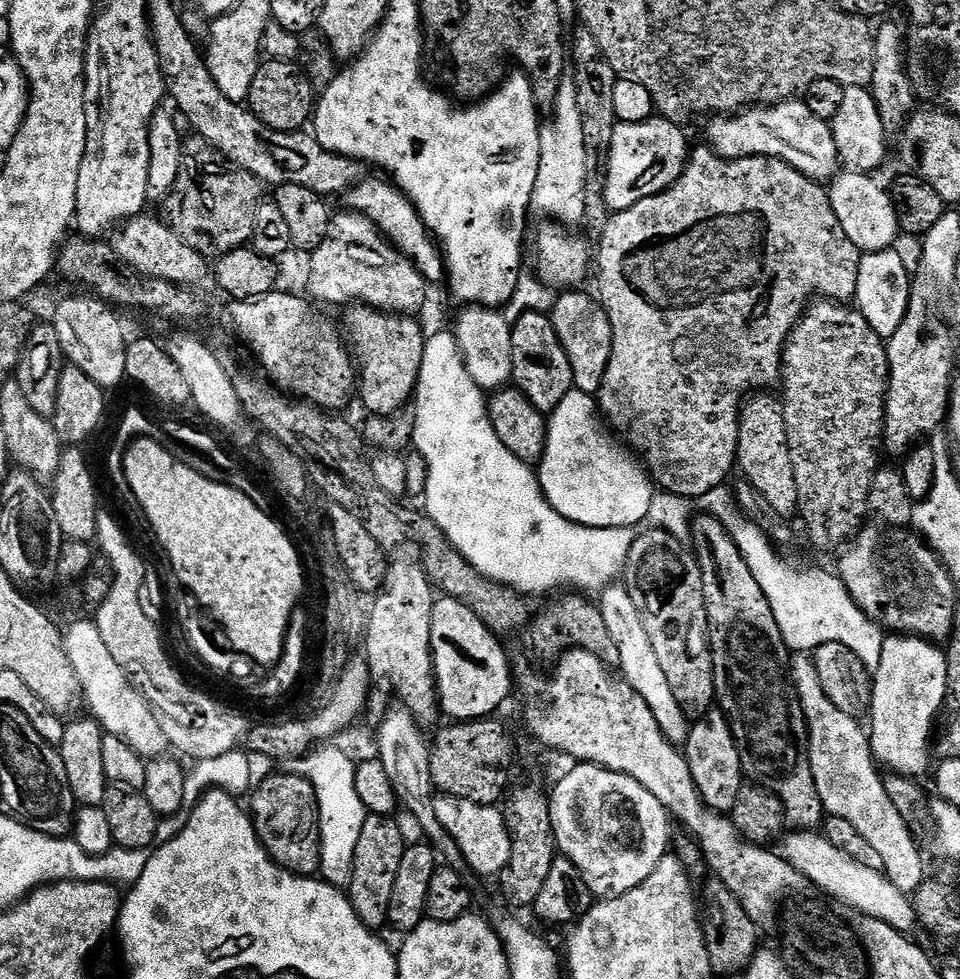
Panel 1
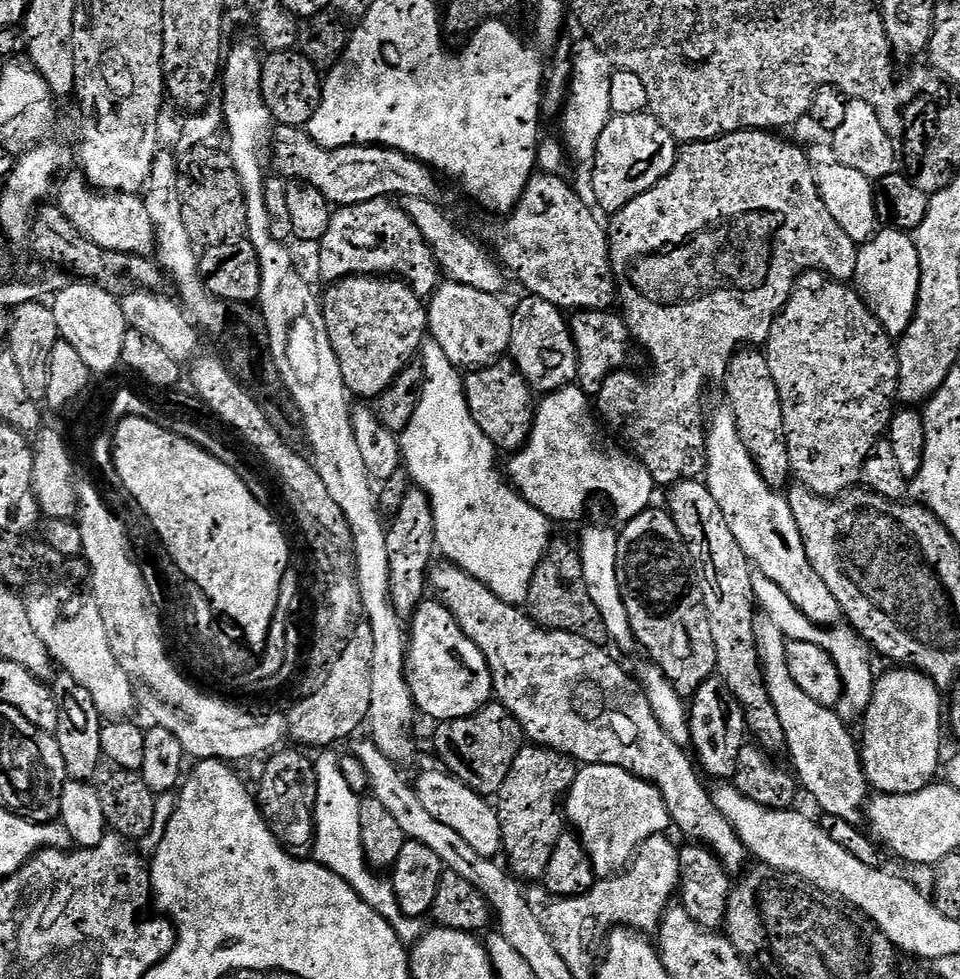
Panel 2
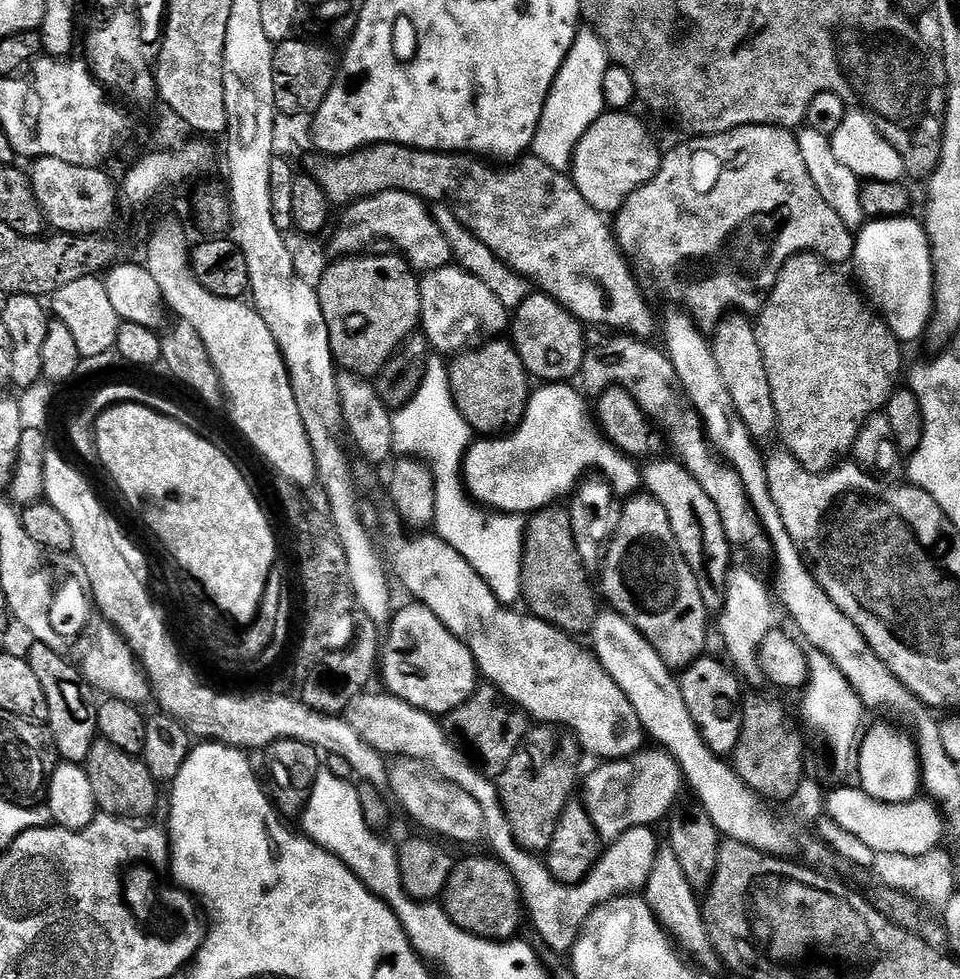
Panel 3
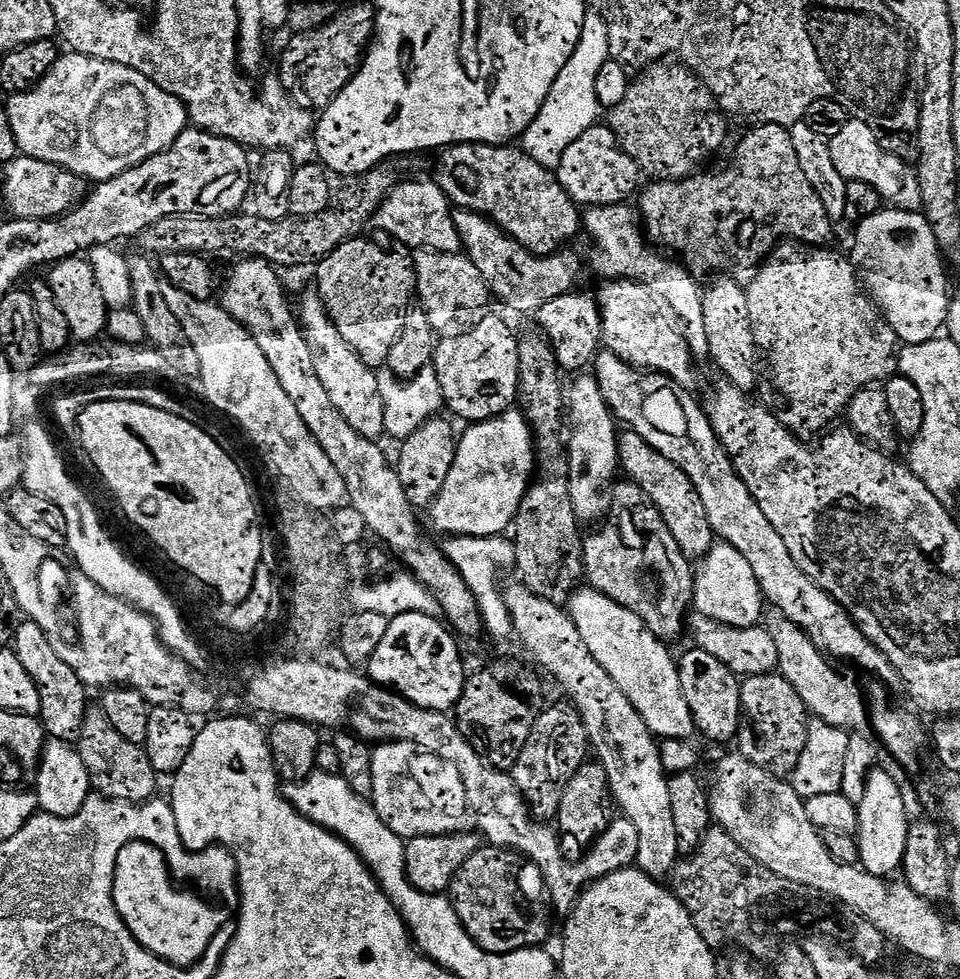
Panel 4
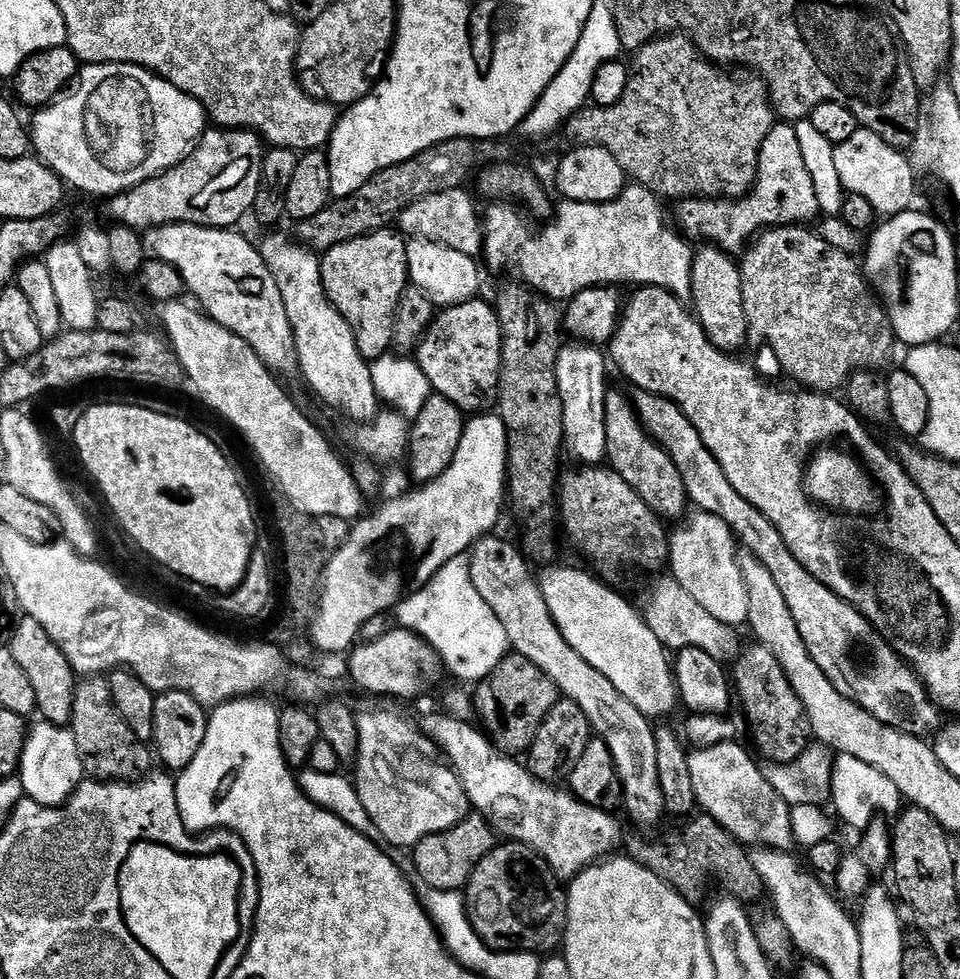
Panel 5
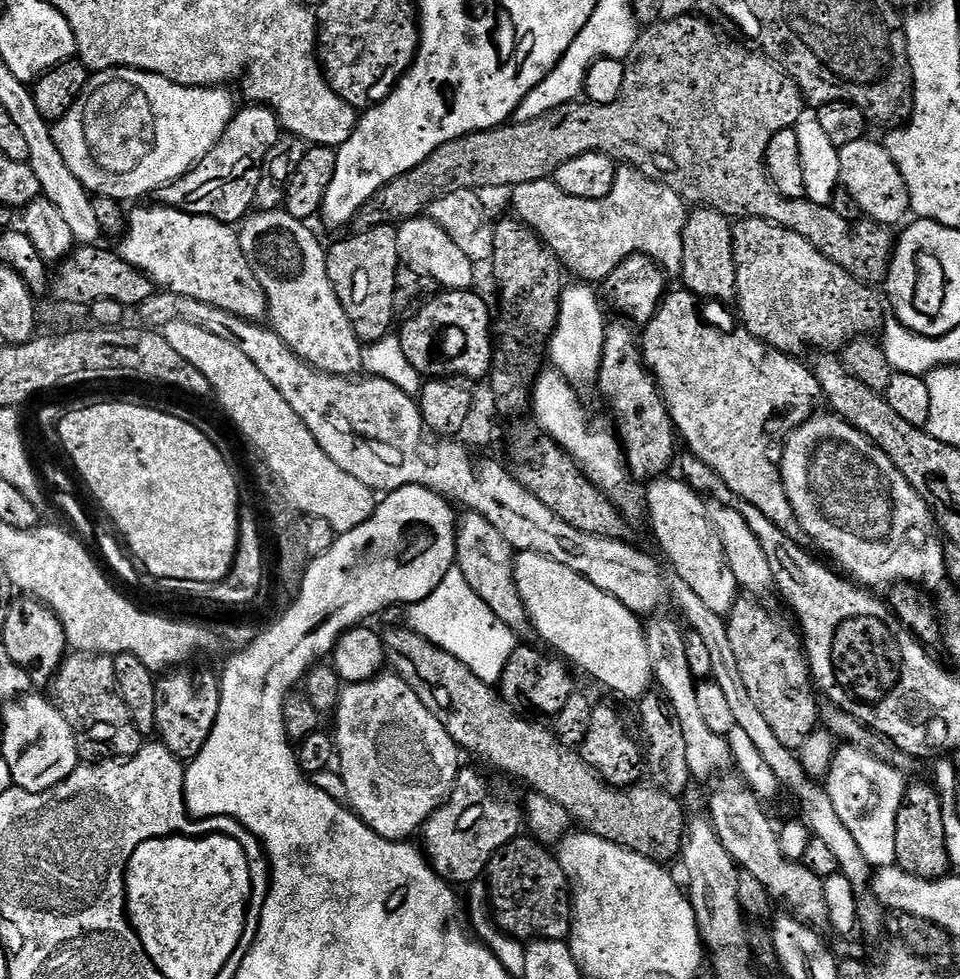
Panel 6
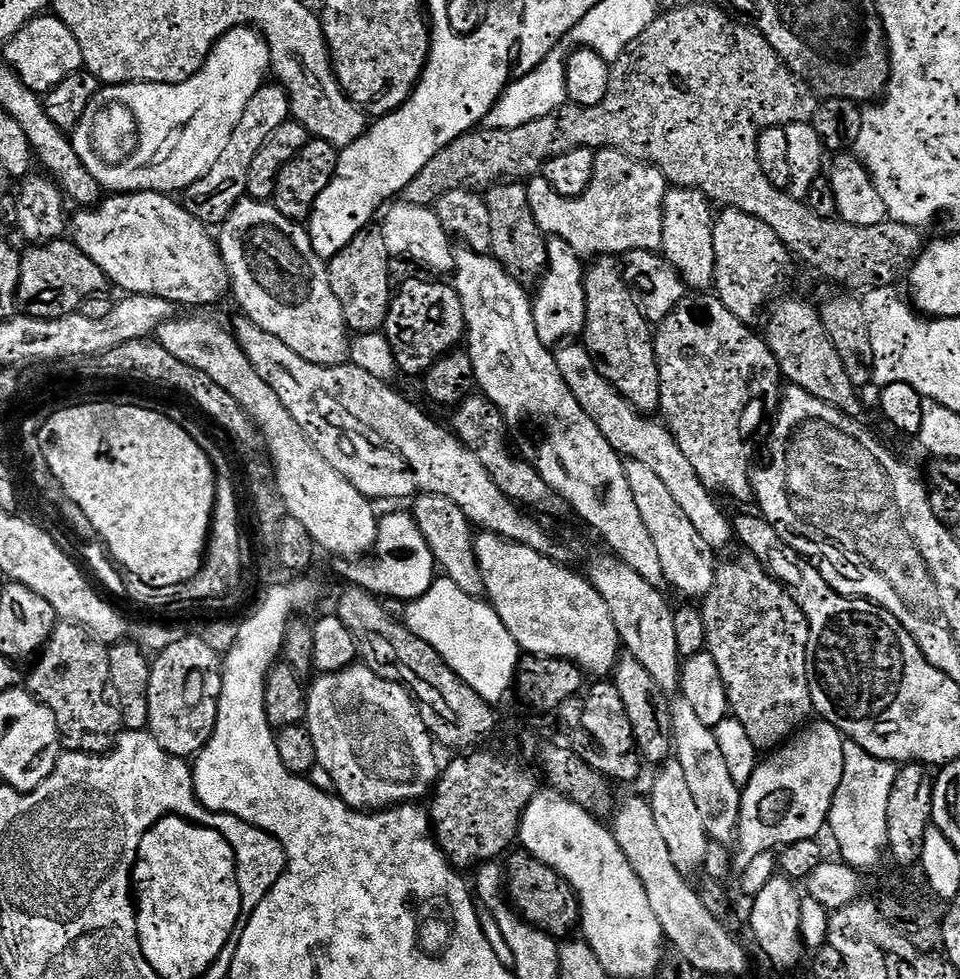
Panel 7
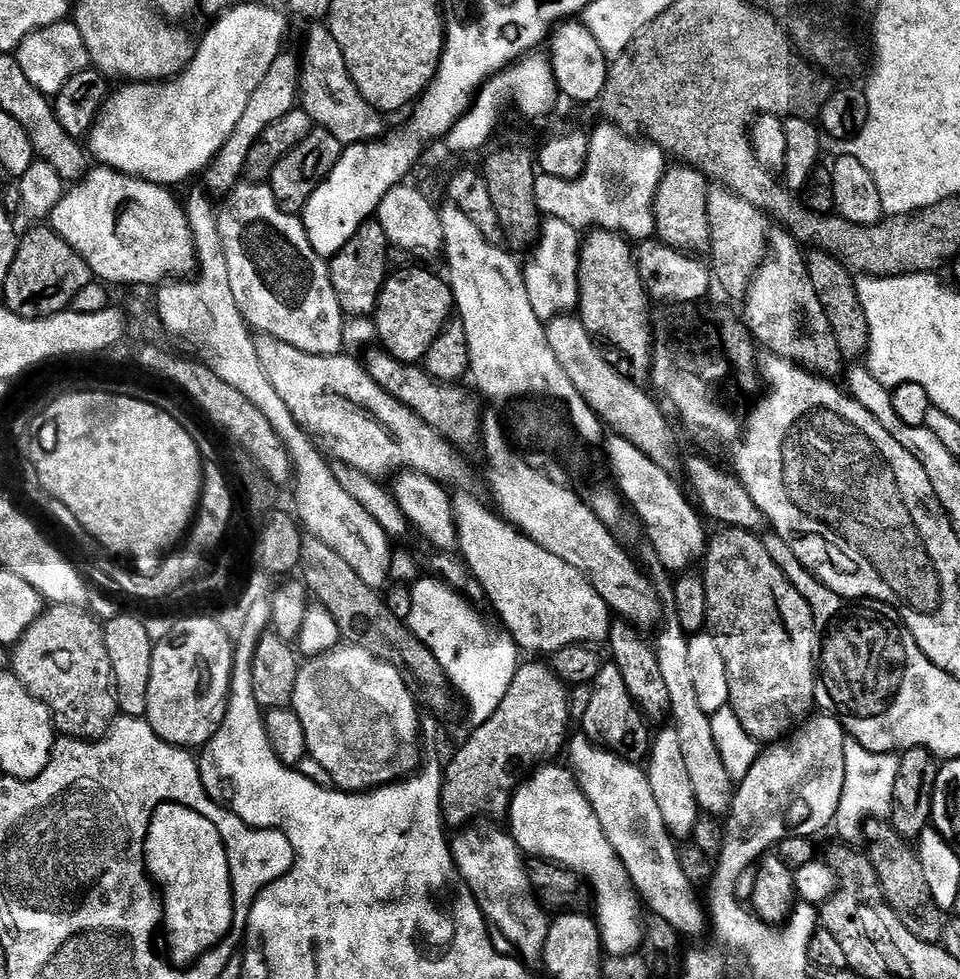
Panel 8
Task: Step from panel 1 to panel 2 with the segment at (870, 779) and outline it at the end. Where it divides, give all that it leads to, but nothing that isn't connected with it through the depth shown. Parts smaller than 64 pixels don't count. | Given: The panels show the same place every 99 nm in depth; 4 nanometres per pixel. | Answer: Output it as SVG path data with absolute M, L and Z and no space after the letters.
M778 632L773 635L766 655L761 655L761 669L768 697L782 722L785 747L792 756L797 781L814 798L821 813L857 823L870 796L857 737L855 740L835 709L815 702L794 682L789 672L787 641Z

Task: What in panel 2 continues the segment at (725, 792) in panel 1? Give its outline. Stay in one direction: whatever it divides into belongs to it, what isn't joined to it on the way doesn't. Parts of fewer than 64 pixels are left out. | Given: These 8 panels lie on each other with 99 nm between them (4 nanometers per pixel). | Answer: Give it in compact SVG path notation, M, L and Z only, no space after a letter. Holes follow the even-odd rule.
M719 678L702 682L695 696L690 700L690 729L692 744L696 747L695 759L700 759L699 767L709 772L716 782L728 782L735 777L738 766L738 754L746 743L746 725L744 707L728 690L728 685ZM692 704L692 706L691 706ZM745 736L745 737L744 737Z

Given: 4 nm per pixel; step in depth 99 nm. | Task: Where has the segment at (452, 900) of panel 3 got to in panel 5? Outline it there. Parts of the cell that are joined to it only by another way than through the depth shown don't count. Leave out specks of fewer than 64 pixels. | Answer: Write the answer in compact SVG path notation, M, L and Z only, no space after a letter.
M515 842L497 843L496 847L490 850L490 854L486 854L482 862L478 862L472 877L468 879L466 899L468 919L475 935L496 952L552 954L564 943L564 930L568 927L565 889L548 862L528 845Z

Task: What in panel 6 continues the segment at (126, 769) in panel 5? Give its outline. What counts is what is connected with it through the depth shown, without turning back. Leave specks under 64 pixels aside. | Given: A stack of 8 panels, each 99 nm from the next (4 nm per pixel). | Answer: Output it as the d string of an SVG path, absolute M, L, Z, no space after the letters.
M95 654L69 655L52 679L50 699L76 735L76 746L85 761L127 758L140 753L142 735L117 691L113 657Z

